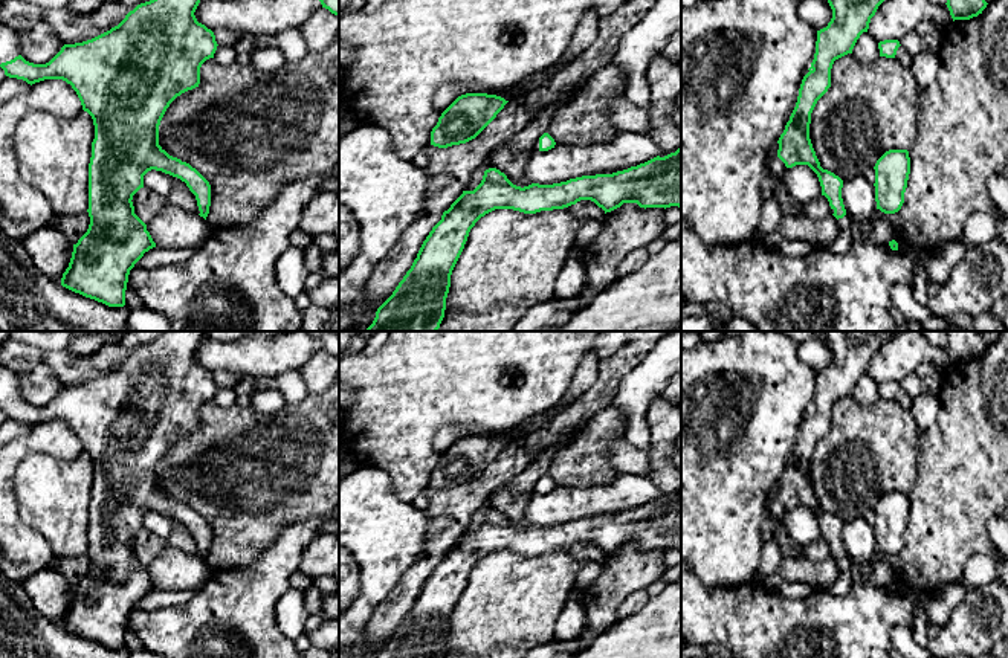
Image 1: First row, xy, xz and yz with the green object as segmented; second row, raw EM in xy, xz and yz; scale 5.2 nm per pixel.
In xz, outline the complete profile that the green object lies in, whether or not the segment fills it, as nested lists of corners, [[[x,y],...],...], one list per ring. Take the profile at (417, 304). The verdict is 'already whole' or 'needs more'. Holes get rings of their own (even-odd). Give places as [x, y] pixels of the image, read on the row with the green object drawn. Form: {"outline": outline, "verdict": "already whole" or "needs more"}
{"outline": [[[681,148],[664,157],[654,157],[637,166],[612,174],[596,174],[570,179],[553,185],[513,185],[496,168],[484,171],[481,183],[463,194],[443,212],[441,220],[423,241],[417,258],[393,295],[377,308],[373,324],[365,331],[437,331],[444,318],[446,298],[452,270],[464,249],[470,229],[486,214],[495,209],[513,209],[524,214],[564,209],[580,200],[591,200],[611,212],[623,203],[637,203],[640,208],[681,208]]], "verdict": "already whole"}

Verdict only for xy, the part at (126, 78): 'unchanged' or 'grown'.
grown

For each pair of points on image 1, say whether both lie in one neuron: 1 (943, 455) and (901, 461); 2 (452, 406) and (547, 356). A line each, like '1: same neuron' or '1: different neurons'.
1: different neurons
2: same neuron

